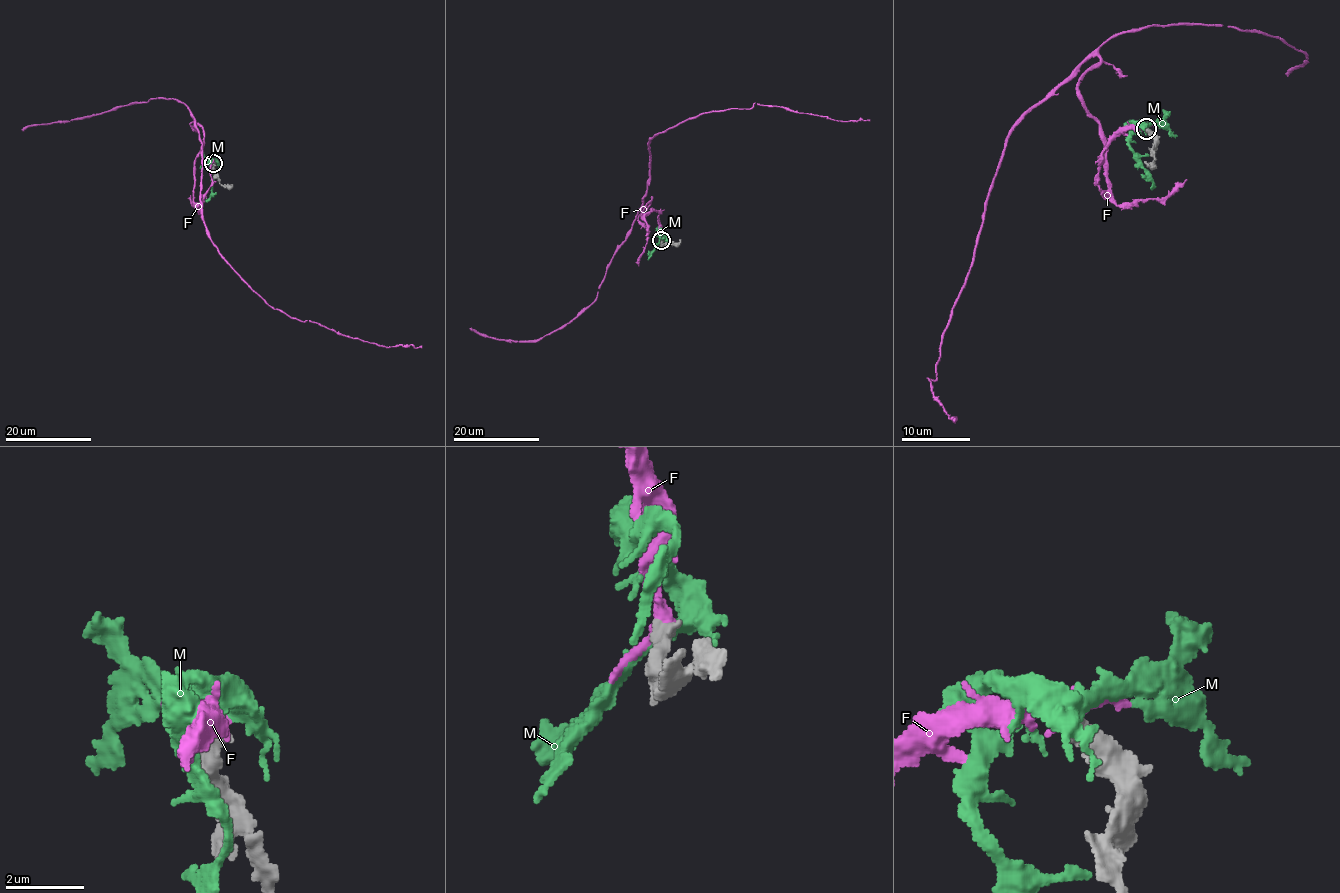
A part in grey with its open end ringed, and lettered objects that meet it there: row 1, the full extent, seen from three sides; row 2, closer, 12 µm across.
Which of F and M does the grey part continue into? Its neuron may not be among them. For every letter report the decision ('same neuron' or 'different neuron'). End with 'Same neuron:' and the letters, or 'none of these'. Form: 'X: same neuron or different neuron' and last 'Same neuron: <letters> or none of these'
F: same neuron
M: different neuron
Same neuron: F

